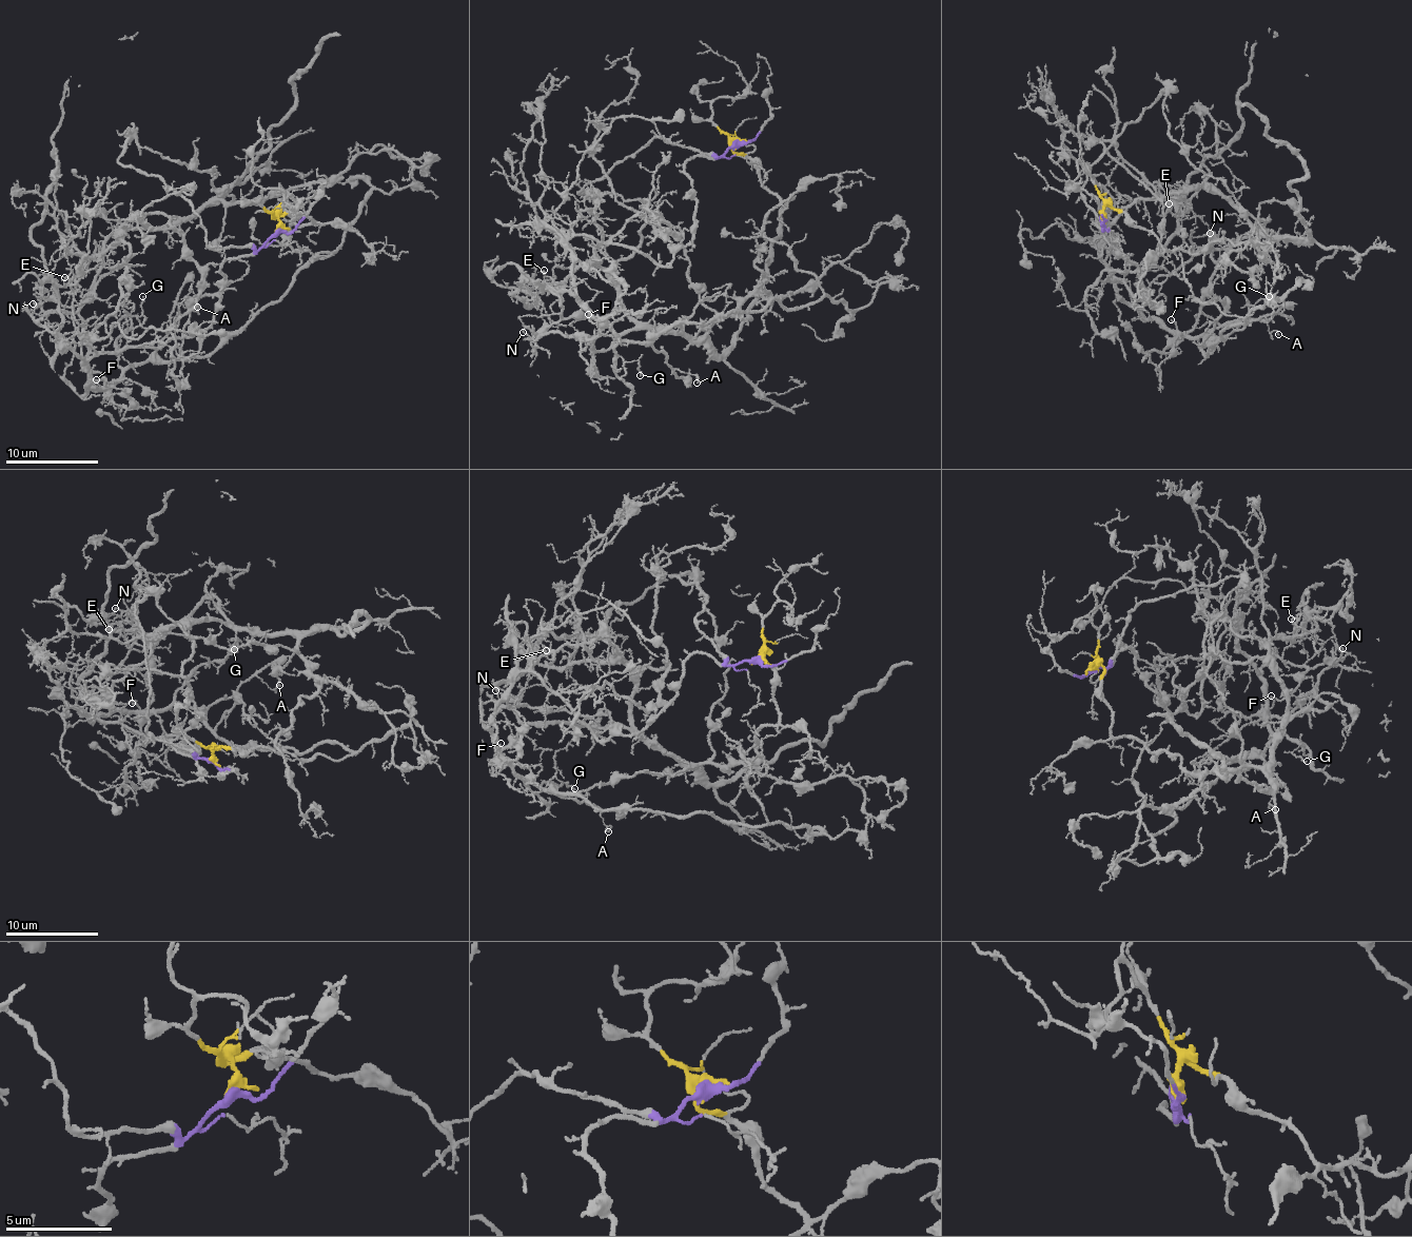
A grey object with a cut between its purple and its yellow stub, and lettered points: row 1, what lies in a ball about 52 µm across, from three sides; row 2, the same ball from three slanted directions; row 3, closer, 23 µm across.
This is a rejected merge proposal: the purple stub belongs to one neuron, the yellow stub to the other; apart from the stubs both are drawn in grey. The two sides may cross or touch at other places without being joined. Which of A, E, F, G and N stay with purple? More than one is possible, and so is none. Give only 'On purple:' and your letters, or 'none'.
On purple: A, F, G, N

